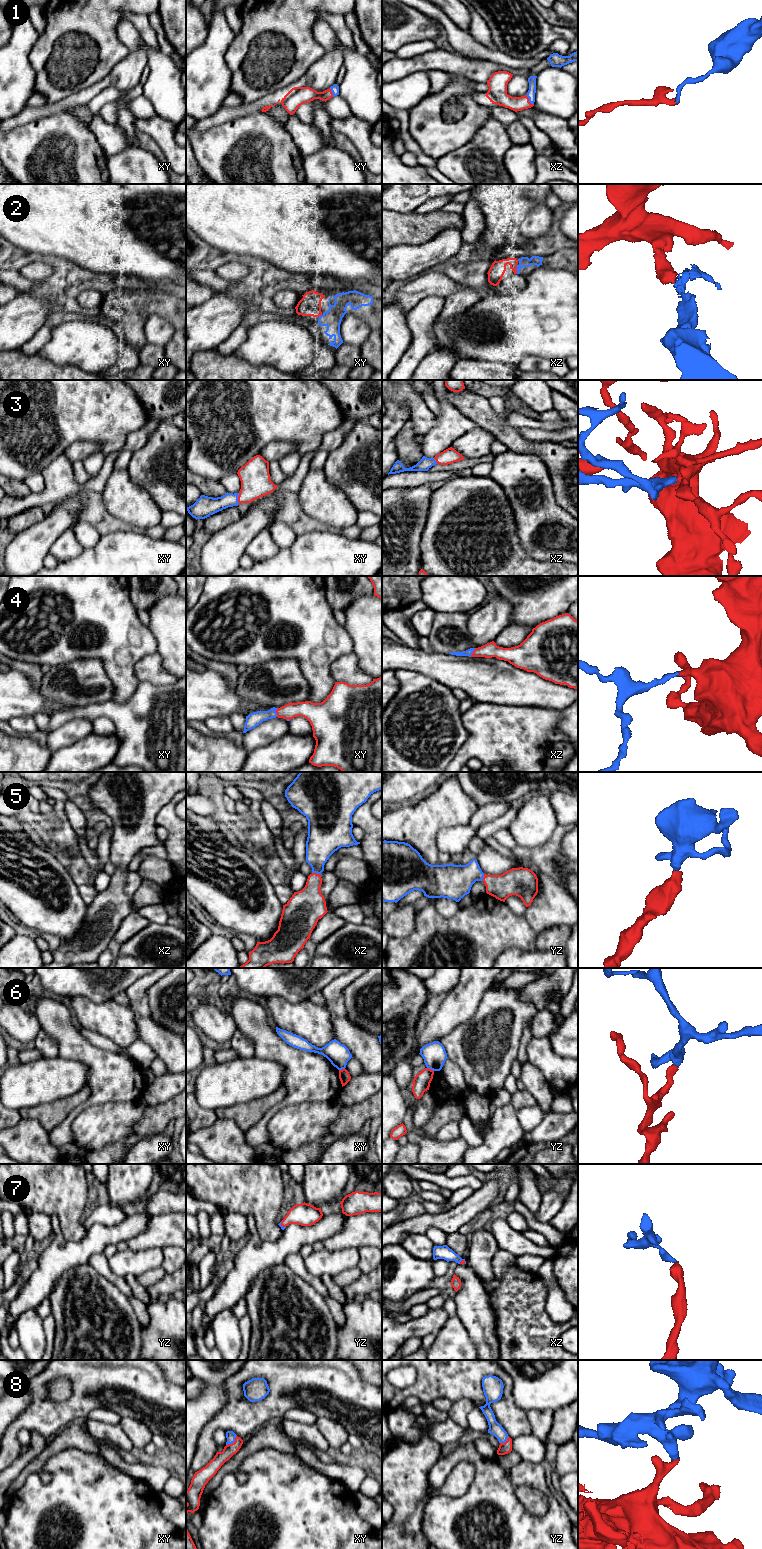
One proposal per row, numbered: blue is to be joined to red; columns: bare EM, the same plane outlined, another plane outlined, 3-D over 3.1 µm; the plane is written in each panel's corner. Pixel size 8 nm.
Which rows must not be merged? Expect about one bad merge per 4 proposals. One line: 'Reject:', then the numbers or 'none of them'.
Reject: 6

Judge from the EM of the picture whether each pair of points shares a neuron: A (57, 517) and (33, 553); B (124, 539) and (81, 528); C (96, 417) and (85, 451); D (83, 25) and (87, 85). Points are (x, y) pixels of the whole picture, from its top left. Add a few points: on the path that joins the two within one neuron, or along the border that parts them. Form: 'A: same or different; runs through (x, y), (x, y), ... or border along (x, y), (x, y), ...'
A: same; runs through (52, 526), (34, 544)
B: different; border along (101, 536), (94, 546), (84, 549)
C: different; border along (66, 447), (77, 441), (94, 441), (106, 451)
D: same; runs through (98, 38), (104, 44), (104, 67), (101, 70)

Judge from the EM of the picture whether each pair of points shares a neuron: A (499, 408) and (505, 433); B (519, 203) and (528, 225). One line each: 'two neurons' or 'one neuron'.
A: two neurons
B: two neurons

